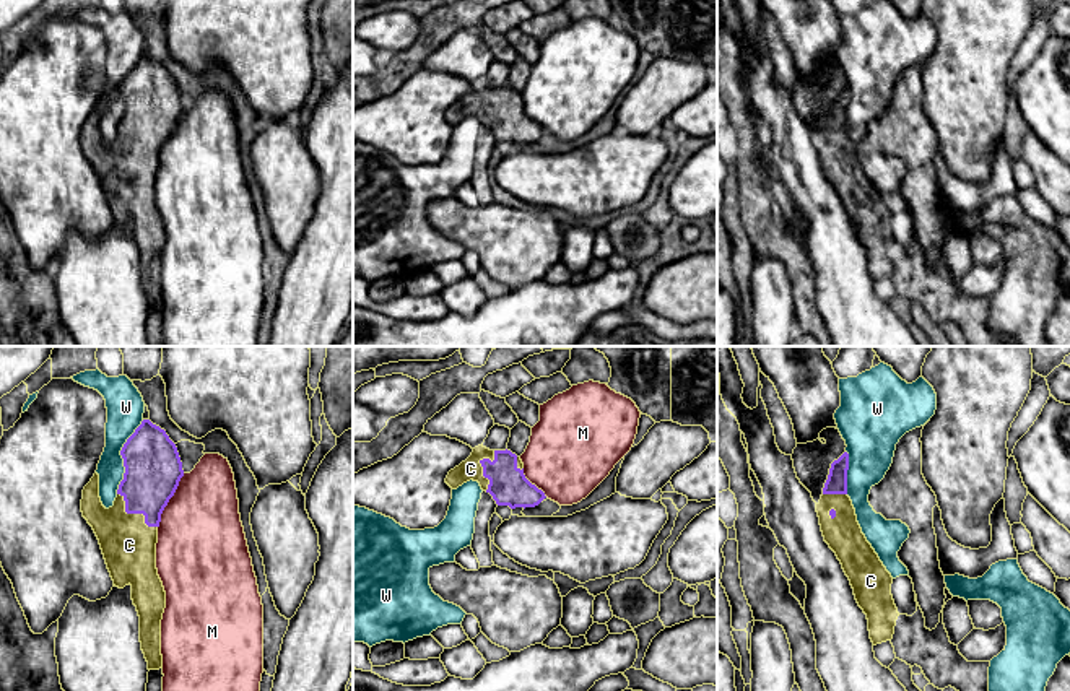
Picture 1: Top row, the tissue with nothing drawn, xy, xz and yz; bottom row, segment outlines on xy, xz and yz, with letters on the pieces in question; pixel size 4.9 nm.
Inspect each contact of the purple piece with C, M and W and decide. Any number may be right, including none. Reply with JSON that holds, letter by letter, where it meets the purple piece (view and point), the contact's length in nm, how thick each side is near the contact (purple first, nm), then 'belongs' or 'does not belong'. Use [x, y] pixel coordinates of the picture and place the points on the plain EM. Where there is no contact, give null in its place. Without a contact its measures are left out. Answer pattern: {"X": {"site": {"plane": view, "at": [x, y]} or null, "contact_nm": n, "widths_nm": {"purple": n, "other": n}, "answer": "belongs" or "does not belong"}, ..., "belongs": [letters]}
{"C": {"site": {"plane": "xy", "at": [135, 148]}, "contact_nm": 260, "widths_nm": {"purple": 280, "other": 280}, "answer": "belongs"}, "M": {"site": {"plane": "xy", "at": [168, 137]}, "contact_nm": 300, "widths_nm": {"purple": 280, "other": 440}, "answer": "does not belong"}, "W": {"site": {"plane": "xy", "at": [122, 93]}, "contact_nm": 400, "widths_nm": {"purple": 280, "other": 190}, "answer": "does not belong"}, "belongs": ["C"]}

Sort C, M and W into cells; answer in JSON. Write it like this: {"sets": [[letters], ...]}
{"sets": [["C"], ["M"], ["W"]]}

